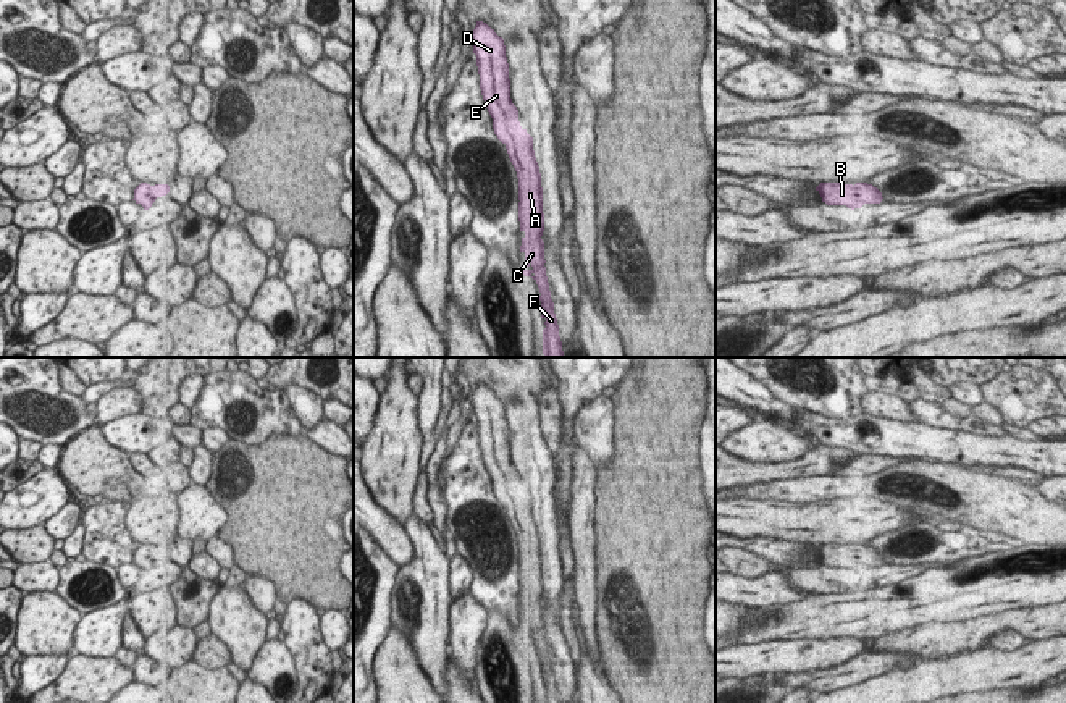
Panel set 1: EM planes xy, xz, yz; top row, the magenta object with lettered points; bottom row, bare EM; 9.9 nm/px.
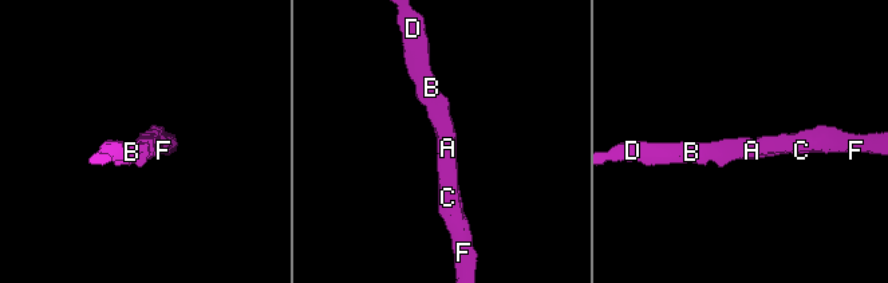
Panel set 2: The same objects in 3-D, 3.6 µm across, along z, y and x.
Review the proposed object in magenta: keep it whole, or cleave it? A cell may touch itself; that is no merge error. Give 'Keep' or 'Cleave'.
Keep.

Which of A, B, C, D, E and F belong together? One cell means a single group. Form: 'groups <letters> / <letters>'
groups A B C D E F

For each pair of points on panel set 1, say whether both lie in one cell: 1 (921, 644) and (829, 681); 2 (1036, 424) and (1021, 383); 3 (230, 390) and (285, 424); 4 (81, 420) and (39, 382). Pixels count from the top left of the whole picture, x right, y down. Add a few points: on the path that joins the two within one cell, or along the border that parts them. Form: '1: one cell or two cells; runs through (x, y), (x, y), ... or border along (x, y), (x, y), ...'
1: two cells; border along (869, 648), (913, 652), (924, 660)
2: two cells; border along (1039, 412), (1031, 416)
3: one cell; runs through (243, 398), (262, 412), (272, 412)
4: one cell; runs through (75, 408), (68, 399), (52, 395)

